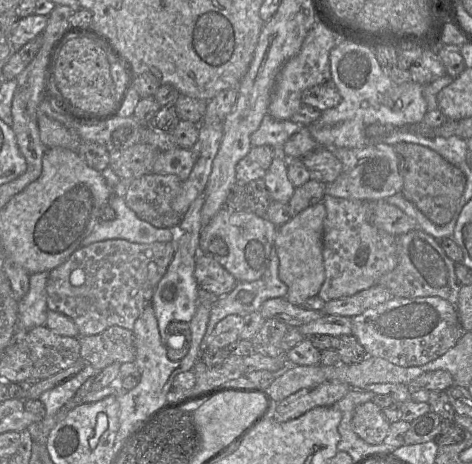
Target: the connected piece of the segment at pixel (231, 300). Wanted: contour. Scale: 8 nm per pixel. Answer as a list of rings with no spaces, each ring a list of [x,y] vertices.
[[[273,246],[268,269],[260,279],[252,282],[237,282],[229,294],[214,300],[207,329],[200,343],[201,353],[206,350],[207,340],[220,320],[228,315],[244,317],[258,311],[265,301],[285,298],[286,295],[287,286],[279,278],[279,258]]]

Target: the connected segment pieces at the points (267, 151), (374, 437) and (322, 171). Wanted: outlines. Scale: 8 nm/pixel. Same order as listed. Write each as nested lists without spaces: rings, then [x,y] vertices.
[[[271,146],[251,147],[236,166],[236,182],[247,183],[264,178],[274,157],[275,151]]]
[[[372,401],[358,405],[352,418],[352,430],[366,443],[378,445],[383,443],[391,423],[383,414],[383,409]]]
[[[318,147],[302,158],[310,173],[310,179],[324,184],[333,182],[341,173],[342,164],[331,149]]]

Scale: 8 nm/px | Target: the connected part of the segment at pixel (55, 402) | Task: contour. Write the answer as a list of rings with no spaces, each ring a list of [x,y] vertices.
[[[90,365],[85,367],[75,376],[62,384],[45,391],[39,397],[45,407],[44,418],[51,418],[57,414],[62,406],[70,401],[85,381],[96,375],[96,370]]]

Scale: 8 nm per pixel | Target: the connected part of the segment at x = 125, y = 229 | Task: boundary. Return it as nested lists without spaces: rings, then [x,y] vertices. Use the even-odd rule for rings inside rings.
[[[111,195],[108,205],[115,211],[114,220],[100,222],[86,237],[80,247],[92,243],[109,240],[124,239],[133,243],[150,244],[154,242],[173,242],[175,251],[175,230],[171,228],[157,228],[139,219],[136,214],[127,207],[125,199]]]

